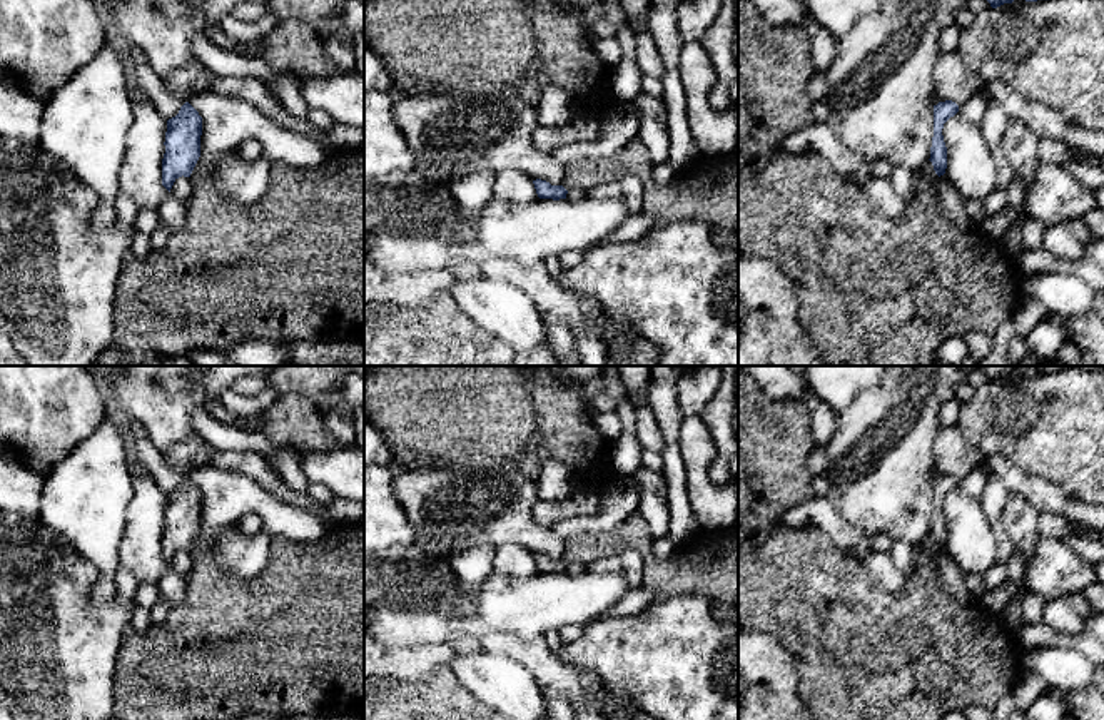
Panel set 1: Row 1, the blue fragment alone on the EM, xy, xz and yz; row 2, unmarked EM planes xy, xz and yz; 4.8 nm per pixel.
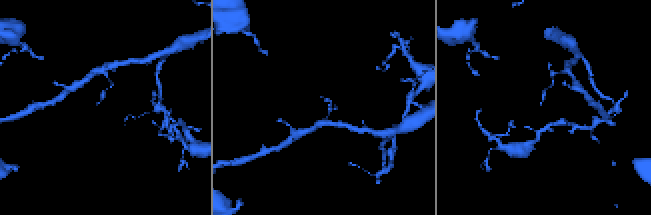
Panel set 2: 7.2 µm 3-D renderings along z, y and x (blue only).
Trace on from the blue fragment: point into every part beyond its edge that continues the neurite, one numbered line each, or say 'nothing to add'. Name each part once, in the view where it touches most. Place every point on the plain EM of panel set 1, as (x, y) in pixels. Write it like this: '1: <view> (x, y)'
nothing to add

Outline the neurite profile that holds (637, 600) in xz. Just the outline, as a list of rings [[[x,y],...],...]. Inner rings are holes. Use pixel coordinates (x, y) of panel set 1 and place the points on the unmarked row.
[[[643,586],[631,590],[620,603],[606,611],[610,616],[631,616],[645,611],[651,603],[653,593]]]

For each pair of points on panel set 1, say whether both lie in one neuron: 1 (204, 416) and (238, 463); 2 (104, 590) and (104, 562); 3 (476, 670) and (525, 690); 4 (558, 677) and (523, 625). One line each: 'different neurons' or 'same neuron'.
1: different neurons
2: same neuron
3: same neuron
4: different neurons

